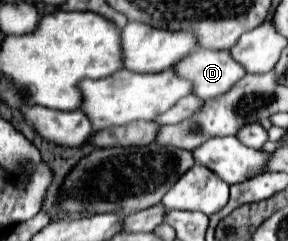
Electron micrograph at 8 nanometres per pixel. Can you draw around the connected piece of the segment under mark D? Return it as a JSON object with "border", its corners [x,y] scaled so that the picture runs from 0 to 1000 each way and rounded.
{"border":[[[681,199],[667,232],[639,232],[639,249],[611,266],[604,299],[646,332],[667,332],[667,390],[701,415],[778,390],[854,307],[785,207],[715,199]]]}

